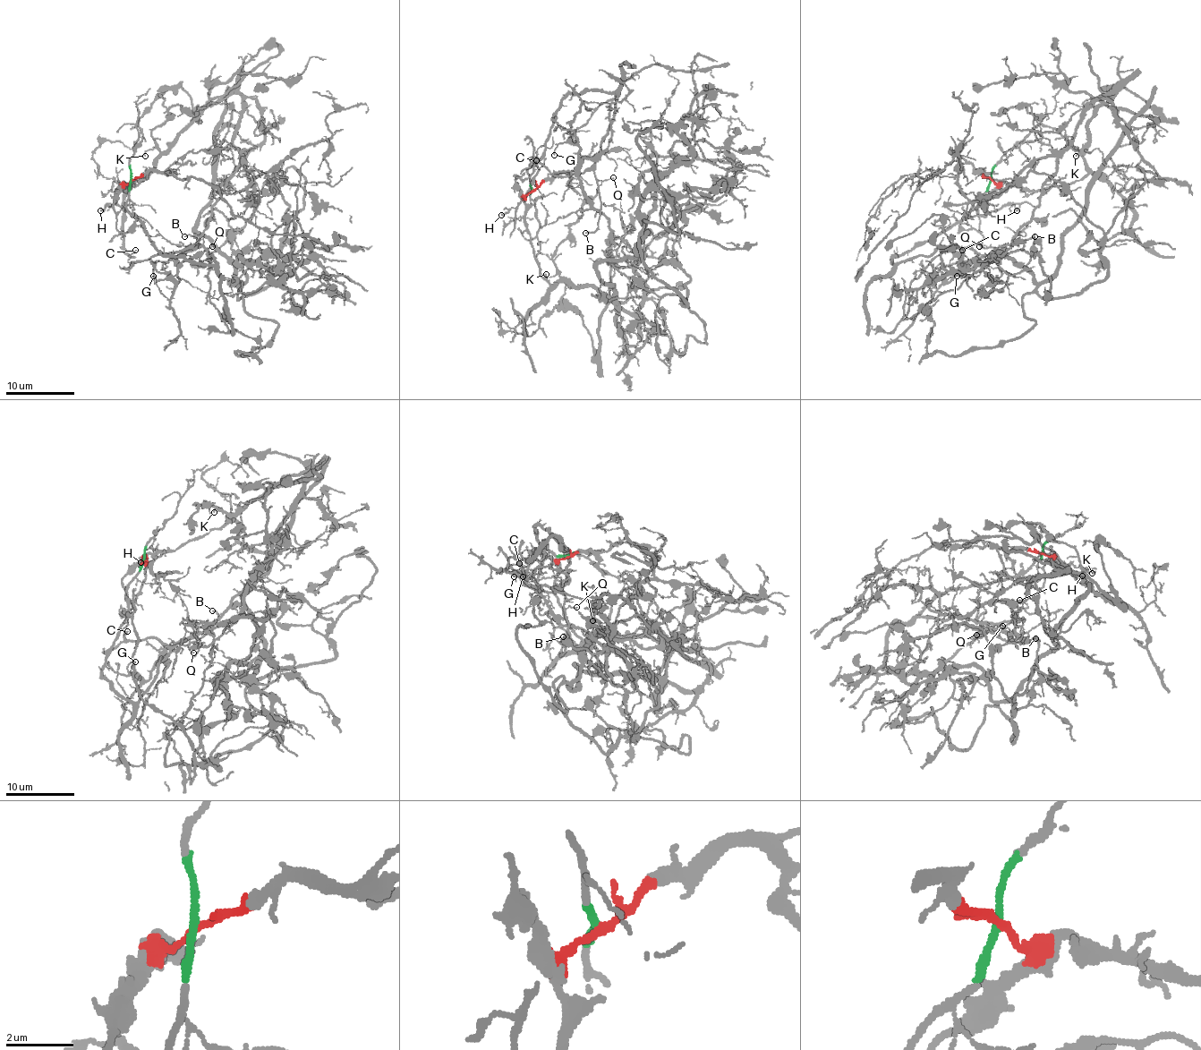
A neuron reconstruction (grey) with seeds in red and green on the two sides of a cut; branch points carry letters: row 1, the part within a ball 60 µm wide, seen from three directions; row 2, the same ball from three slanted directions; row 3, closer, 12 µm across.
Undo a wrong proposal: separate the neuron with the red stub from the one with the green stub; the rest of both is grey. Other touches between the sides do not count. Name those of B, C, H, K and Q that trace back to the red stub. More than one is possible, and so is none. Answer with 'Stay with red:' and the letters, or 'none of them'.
Stay with red: K

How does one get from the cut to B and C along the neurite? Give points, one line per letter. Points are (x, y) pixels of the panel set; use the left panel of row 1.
B: (132, 178), (127, 209), (159, 252), (217, 262), (194, 247), (199, 245), (192, 235), (183, 236)
C: (132, 178), (127, 209), (142, 223), (159, 252), (217, 262), (202, 247), (127, 260), (136, 251)

